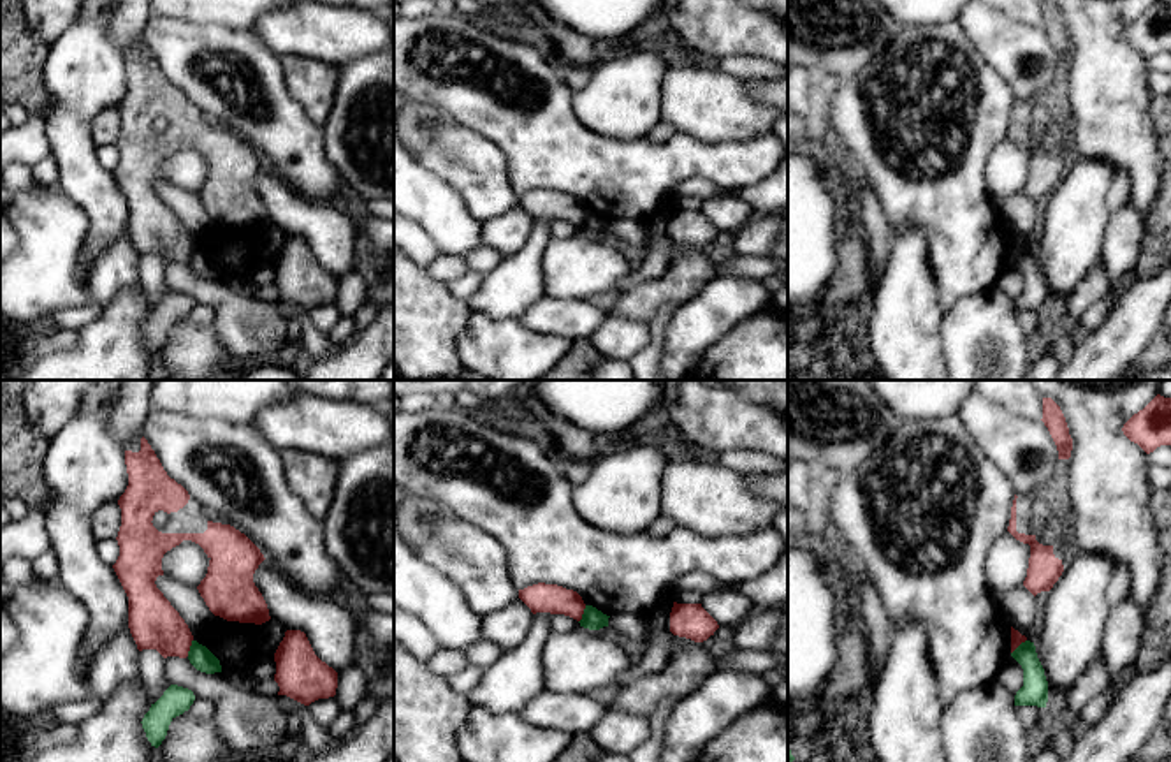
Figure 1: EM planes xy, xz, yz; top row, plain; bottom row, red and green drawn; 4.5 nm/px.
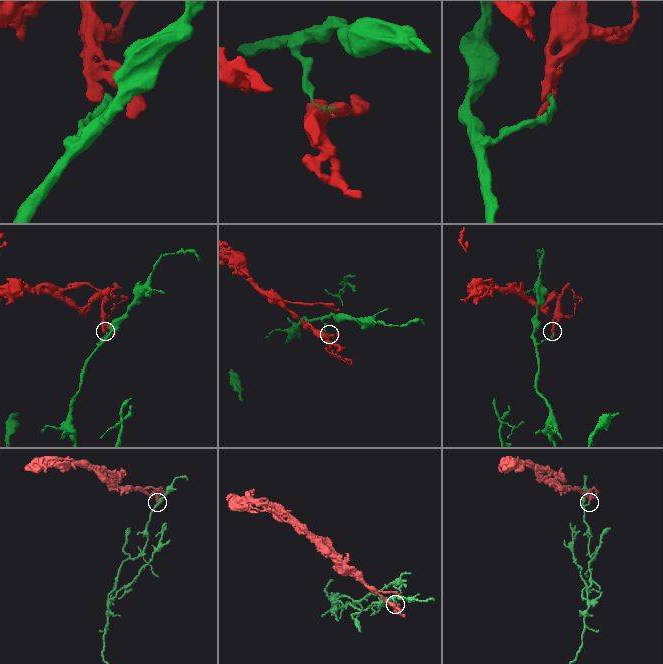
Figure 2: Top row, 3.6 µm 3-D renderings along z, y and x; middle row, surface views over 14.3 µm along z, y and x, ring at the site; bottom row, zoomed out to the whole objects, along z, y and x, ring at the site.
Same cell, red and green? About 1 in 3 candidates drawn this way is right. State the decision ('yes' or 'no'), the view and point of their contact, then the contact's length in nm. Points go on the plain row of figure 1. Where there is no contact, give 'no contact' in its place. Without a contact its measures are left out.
no | xy (189, 254) | 80 nm

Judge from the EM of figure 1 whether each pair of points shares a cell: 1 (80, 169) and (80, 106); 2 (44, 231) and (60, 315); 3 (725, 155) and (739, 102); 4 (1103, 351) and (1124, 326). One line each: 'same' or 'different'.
1: same
2: different
3: different
4: same

